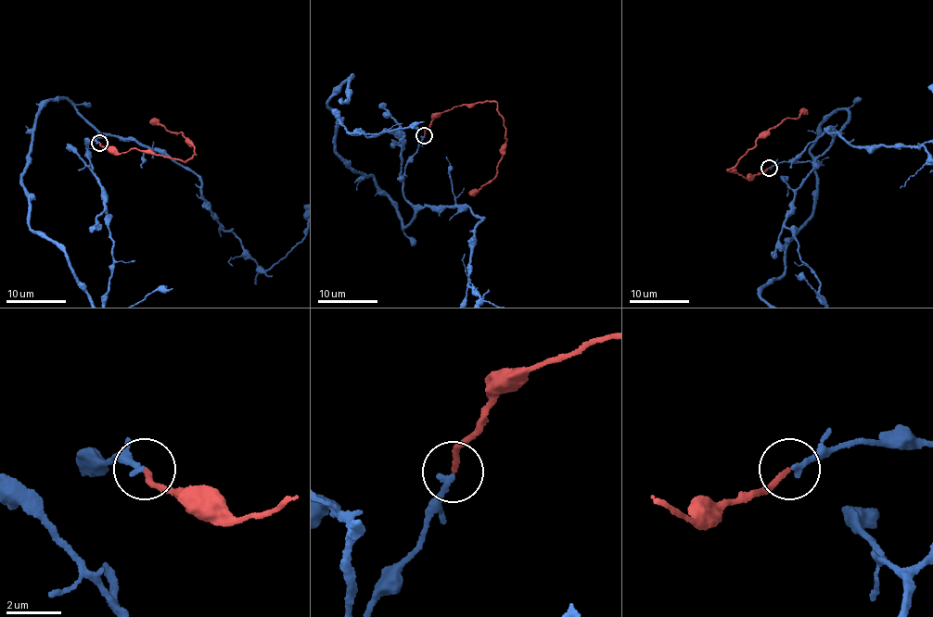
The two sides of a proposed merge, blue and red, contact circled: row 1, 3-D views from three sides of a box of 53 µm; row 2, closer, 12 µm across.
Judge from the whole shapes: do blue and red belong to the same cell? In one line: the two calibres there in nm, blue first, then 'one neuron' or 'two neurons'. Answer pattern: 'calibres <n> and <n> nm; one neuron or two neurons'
calibres 200 and 180 nm; one neuron

